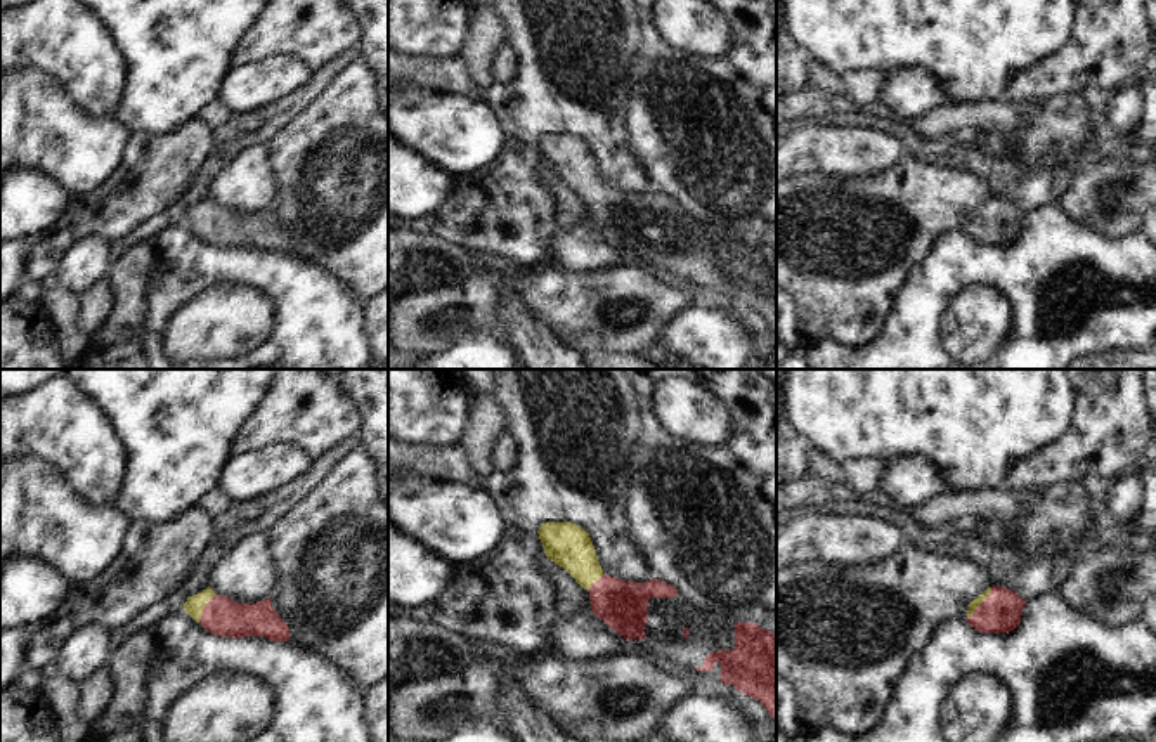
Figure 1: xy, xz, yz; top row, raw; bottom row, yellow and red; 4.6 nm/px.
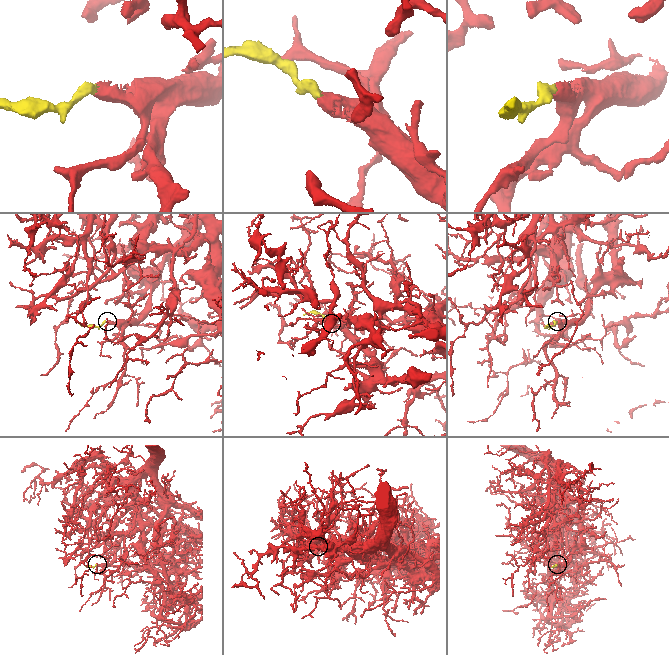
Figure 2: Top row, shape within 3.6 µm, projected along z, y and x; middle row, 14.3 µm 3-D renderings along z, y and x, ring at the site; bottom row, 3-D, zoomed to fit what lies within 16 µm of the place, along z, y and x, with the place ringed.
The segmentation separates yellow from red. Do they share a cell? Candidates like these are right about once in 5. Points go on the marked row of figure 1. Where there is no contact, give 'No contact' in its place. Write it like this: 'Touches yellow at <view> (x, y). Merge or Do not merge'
Touches yellow at yz (981, 602). Merge

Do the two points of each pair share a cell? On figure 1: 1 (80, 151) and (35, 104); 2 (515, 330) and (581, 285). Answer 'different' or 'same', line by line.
1: same
2: different

